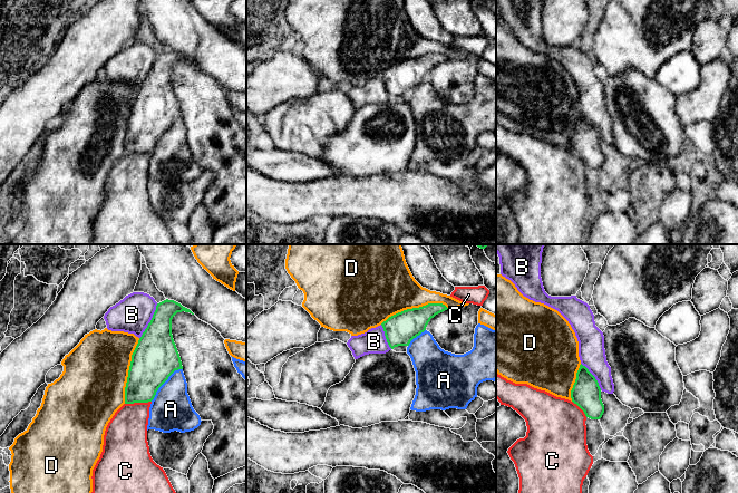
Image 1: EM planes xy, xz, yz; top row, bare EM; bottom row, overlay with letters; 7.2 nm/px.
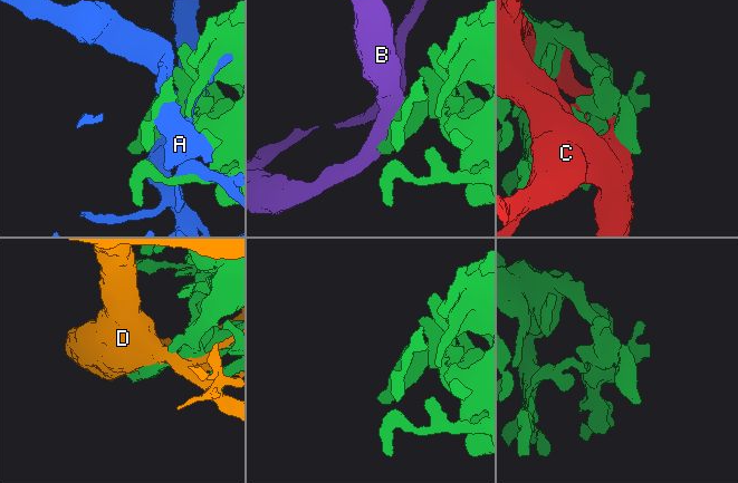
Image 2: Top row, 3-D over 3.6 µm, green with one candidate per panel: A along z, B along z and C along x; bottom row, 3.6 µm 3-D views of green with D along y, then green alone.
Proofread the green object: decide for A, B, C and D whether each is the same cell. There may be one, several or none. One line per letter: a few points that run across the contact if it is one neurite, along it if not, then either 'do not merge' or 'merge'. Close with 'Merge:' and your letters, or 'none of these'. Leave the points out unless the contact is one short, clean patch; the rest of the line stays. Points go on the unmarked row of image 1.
A: do not merge
B: merge
C: do not merge
D: do not merge
Merge: B

